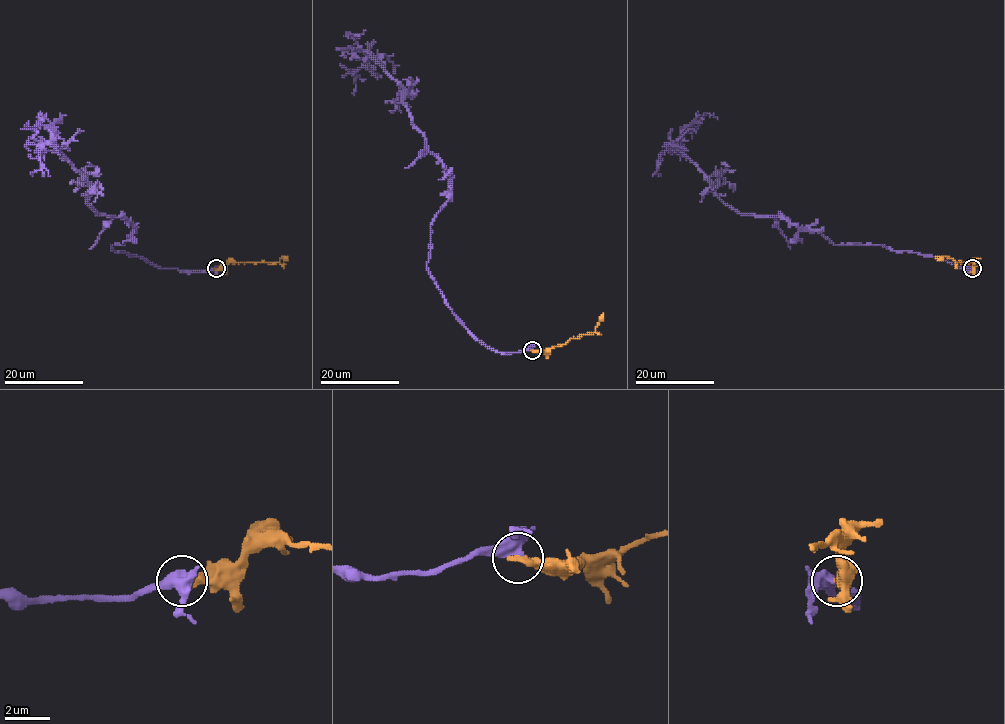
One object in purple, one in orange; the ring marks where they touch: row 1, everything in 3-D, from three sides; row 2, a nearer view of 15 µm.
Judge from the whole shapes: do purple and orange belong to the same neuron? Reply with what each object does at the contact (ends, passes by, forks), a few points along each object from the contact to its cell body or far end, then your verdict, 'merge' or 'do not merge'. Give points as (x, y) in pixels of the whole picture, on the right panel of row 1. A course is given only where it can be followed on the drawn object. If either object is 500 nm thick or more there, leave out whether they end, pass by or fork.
purple forks | orange ends | purple via (972, 269), (874, 244), (833, 244), (780, 217), (740, 215), (676, 142), (657, 163), (661, 175) | orange via (972, 269), (971, 262), (956, 264), (947, 257), (936, 257) | merge

